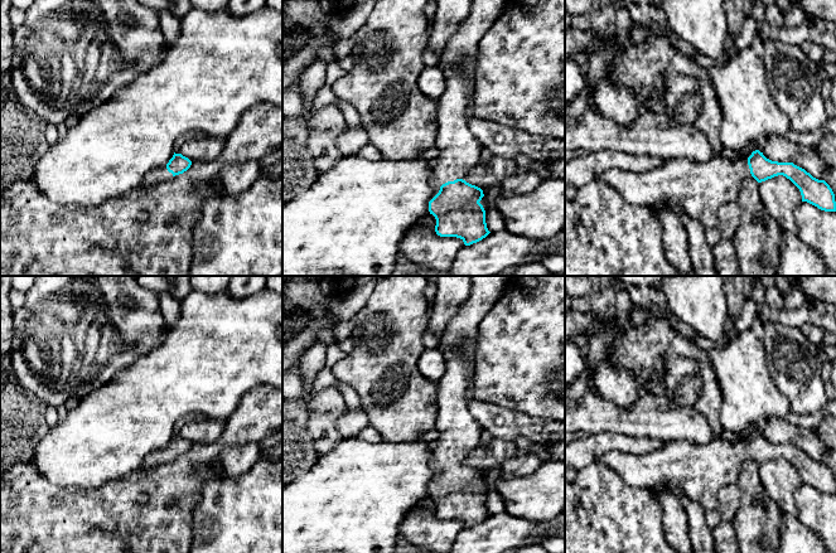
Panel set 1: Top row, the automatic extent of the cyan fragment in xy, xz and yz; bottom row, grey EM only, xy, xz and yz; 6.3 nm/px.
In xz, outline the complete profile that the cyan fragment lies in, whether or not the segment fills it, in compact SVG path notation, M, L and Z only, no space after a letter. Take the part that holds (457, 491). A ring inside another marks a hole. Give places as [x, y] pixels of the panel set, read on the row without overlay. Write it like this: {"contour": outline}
{"contour": "M472 276L470 294L448 324L440 350L446 363L446 372L436 383L439 388L438 418L434 428L439 432L439 438L436 440L438 446L431 453L431 466L439 469L440 472L429 484L429 494L436 501L438 518L460 520L465 528L477 525L491 515L485 505L485 493L479 485L484 479L483 472L463 461L472 450L479 446L483 431L469 411L468 378L474 372L478 326L502 296L511 278L512 276Z"}

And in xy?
{"contour": "M175 436L165 448L151 452L144 461L145 469L154 469L175 457L183 456L192 447L192 443L182 436Z"}

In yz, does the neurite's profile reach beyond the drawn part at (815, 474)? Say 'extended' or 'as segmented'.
extended

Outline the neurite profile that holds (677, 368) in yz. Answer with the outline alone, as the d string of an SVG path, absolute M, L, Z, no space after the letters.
M665 356L668 388L677 387L685 378L701 378L700 368L696 360L683 356Z

